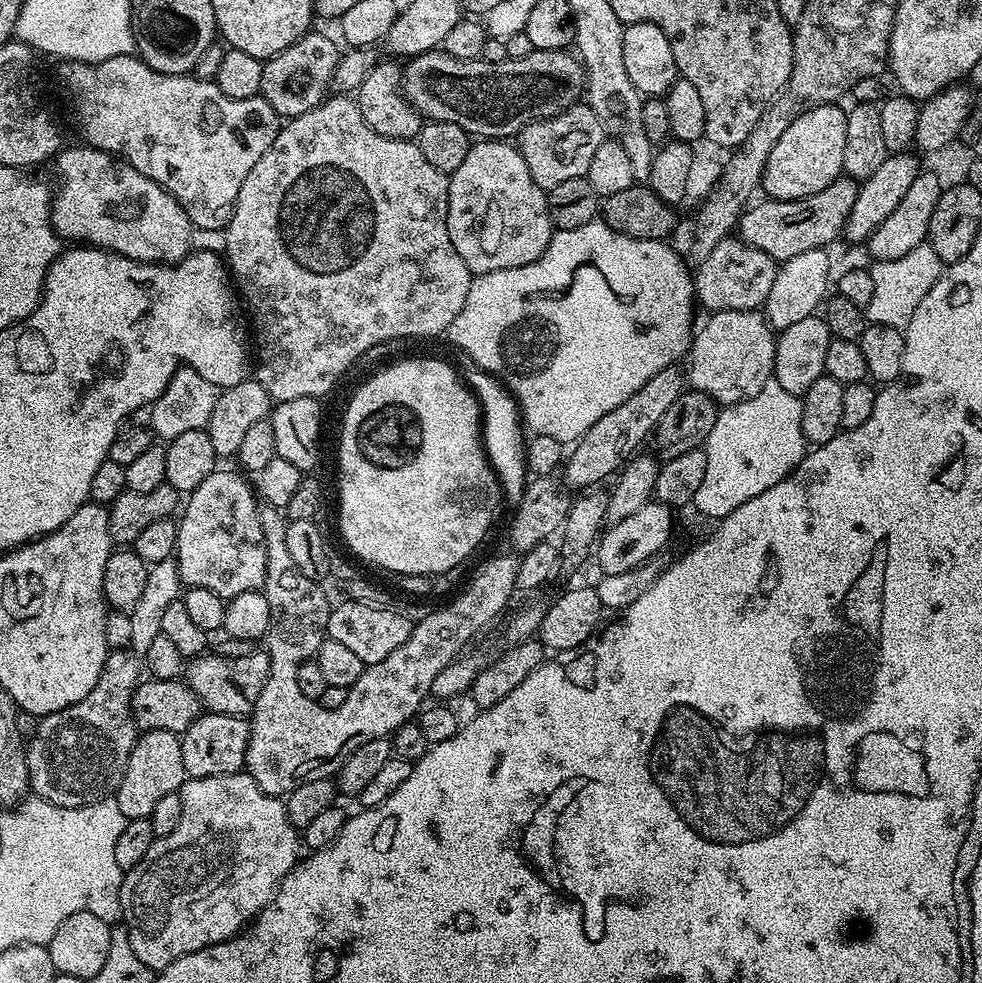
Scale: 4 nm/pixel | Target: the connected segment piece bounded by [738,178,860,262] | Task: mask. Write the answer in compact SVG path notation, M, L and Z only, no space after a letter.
M841 178L830 182L826 190L818 190L818 194L810 194L801 200L761 199L761 204L753 203L740 215L739 239L770 254L770 258L778 262L806 254L806 250L827 249L828 244L841 239L859 189L860 184L855 179Z

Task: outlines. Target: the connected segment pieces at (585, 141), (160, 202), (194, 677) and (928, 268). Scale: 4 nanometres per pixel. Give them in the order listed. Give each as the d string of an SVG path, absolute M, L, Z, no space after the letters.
M581 102L573 104L557 116L533 120L527 124L518 134L518 147L522 158L526 158L530 178L534 178L540 188L547 190L570 178L587 177L594 153L605 138L605 130L598 122L594 110L587 103Z
M65 147L55 157L56 172L60 175L60 189L54 192L52 229L64 242L83 242L93 248L106 248L139 264L176 264L194 248L194 226L179 202L158 182L138 174L134 166L97 148Z
M257 650L242 658L201 654L187 661L186 683L207 711L247 717L256 704L258 694L262 694L269 670L268 653L264 650Z
M925 242L914 246L910 254L902 254L902 258L875 261L870 271L874 278L874 294L866 309L867 323L903 330L907 328L910 318L914 318L914 310L922 306L922 298L930 294L930 286L938 282L942 265L938 254L934 254L932 247Z

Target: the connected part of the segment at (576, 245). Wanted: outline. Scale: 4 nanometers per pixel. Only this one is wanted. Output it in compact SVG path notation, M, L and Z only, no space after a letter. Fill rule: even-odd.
M597 218L586 222L586 226L578 226L574 230L553 231L550 246L534 262L526 266L514 266L506 270L494 270L481 276L476 276L470 286L470 294L466 294L466 303L458 310L458 318L450 322L446 339L456 348L461 348L475 367L491 373L515 397L519 411L529 433L546 438L554 438L561 442L575 442L602 418L602 414L610 414L614 406L622 406L626 398L638 394L654 374L663 368L671 368L676 360L689 351L694 335L692 324L692 304L694 308L694 276L686 263L685 257L680 256L671 248L671 243L662 240L639 240L626 234L618 234L604 224L603 219Z

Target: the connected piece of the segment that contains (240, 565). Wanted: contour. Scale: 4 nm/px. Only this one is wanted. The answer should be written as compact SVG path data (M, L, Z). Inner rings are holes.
M217 470L202 478L201 484L193 492L187 493L176 525L174 559L181 585L214 590L214 594L218 594L225 602L233 600L238 594L261 591L266 578L266 546L262 538L260 504L253 485L249 481L247 484L243 480L245 477L239 471L236 472Z

